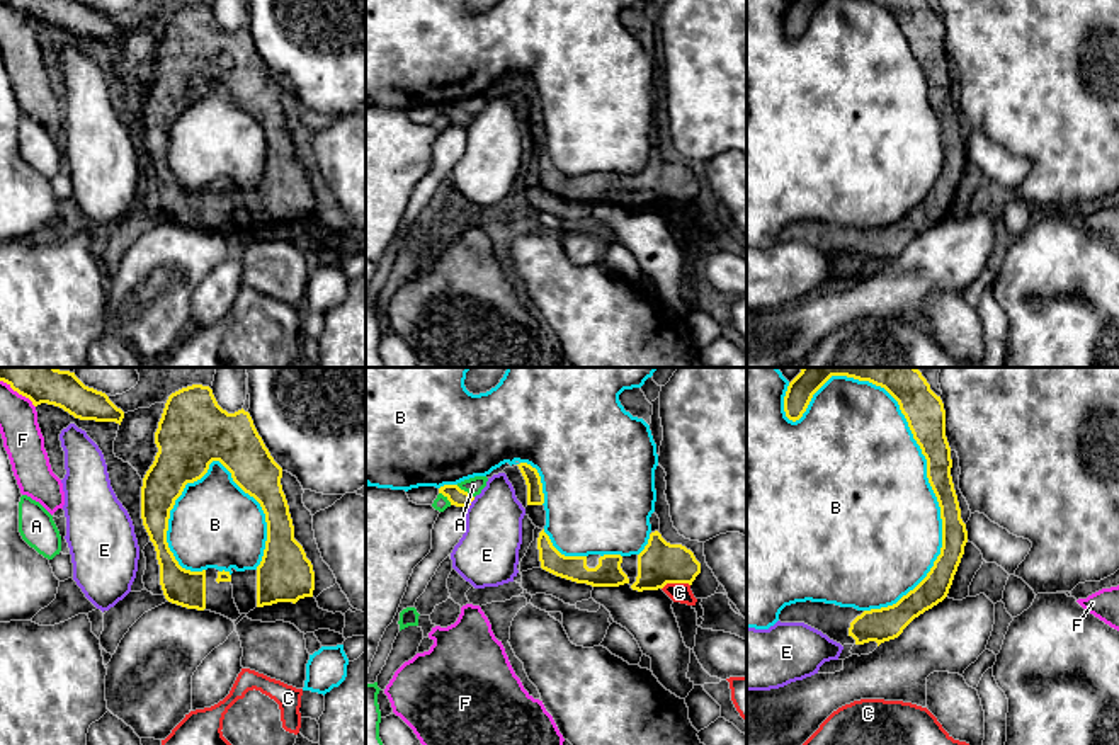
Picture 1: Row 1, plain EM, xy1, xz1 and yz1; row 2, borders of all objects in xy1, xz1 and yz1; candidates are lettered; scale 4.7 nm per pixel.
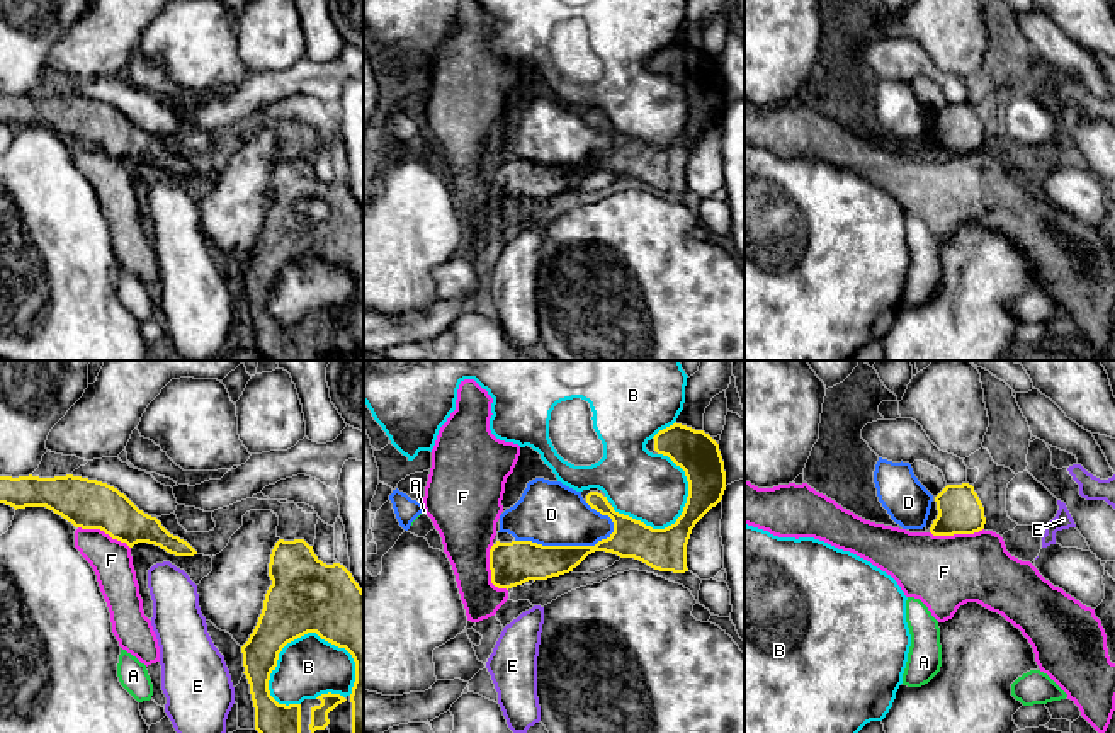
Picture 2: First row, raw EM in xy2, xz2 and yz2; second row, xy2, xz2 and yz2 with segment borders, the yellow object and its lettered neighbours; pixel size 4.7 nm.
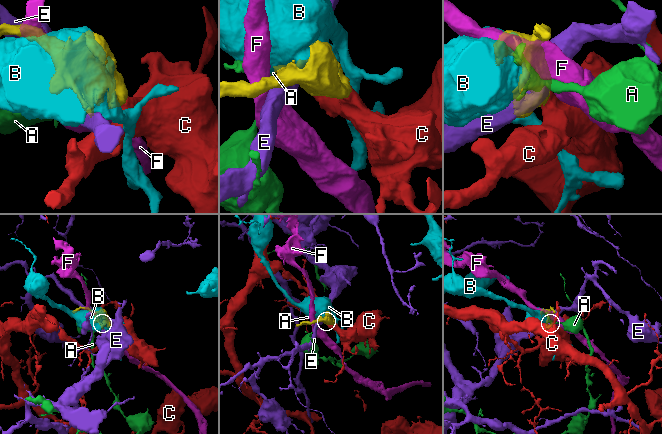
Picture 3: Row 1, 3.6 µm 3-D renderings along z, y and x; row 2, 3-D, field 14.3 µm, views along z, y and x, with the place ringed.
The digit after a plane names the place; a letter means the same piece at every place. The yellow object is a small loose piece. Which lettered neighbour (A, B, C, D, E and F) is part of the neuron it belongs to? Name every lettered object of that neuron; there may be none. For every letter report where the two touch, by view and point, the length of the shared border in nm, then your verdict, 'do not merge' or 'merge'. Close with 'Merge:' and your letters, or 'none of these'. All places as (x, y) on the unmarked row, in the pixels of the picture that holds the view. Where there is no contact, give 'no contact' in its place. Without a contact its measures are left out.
A: meets yellow in xz1 at (463, 109); contact 110 nm long; do not merge
B: meets yellow in yz1 at (939, 125); contact 1100 nm long; do not merge
C: meets yellow in xz1 at (675, 201); contact 140 nm long; do not merge
D: meets yellow in xz2 at (568, 165); contact 480 nm long; do not merge
E: meets yellow in xz1 at (471, 119); contact 70 nm long; do not merge
F: meets yellow in xz2 at (492, 191); contact 240 nm long; do not merge
Merge: none of these

